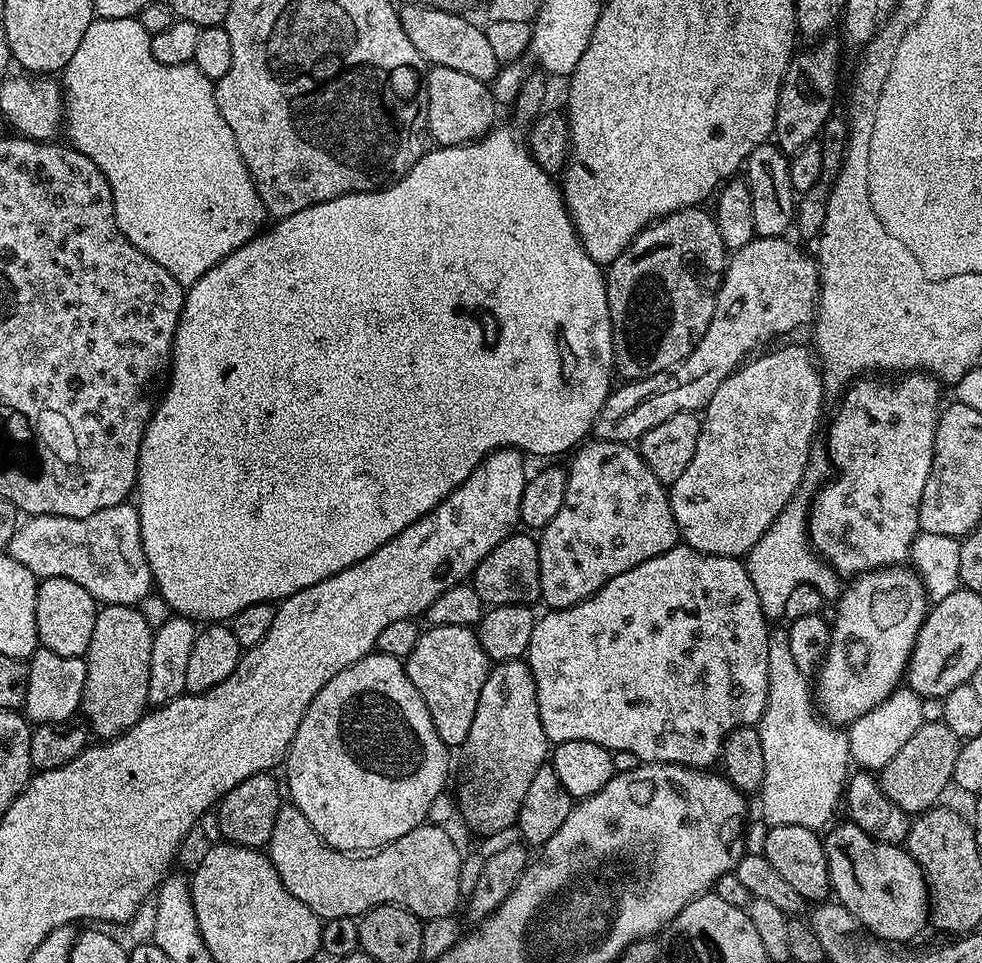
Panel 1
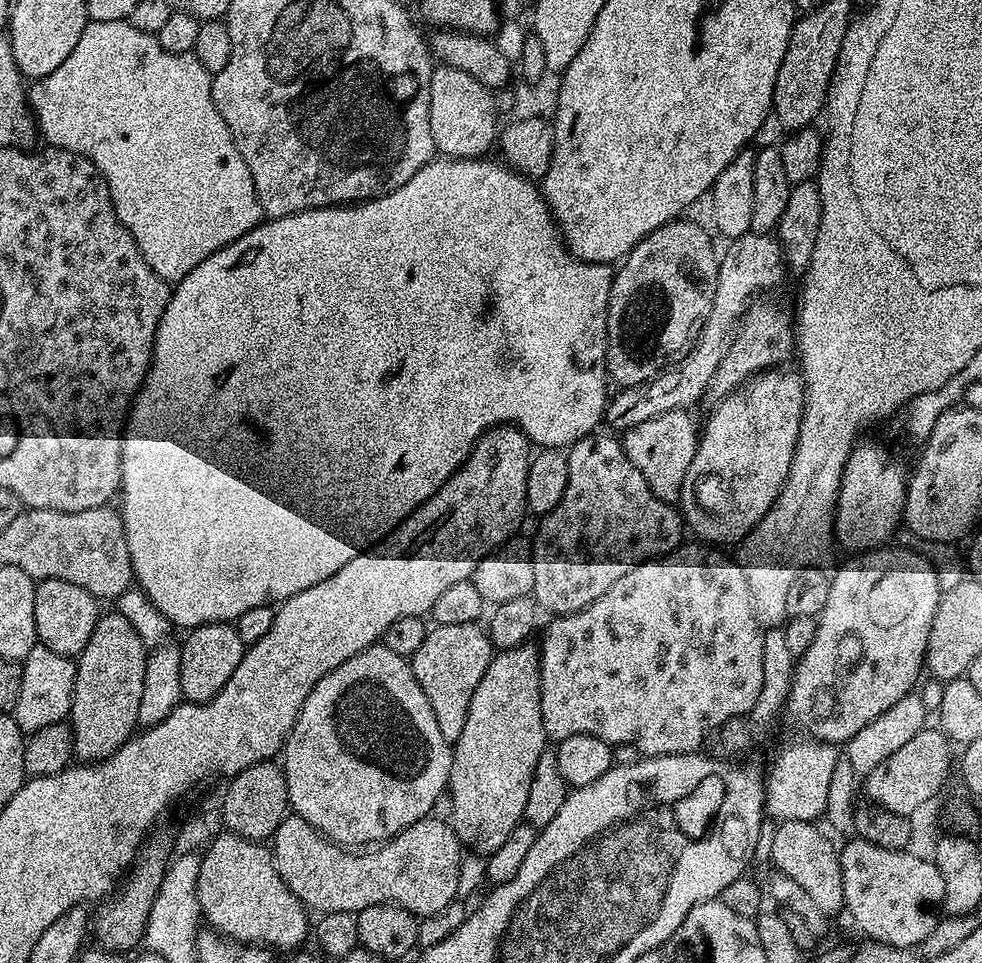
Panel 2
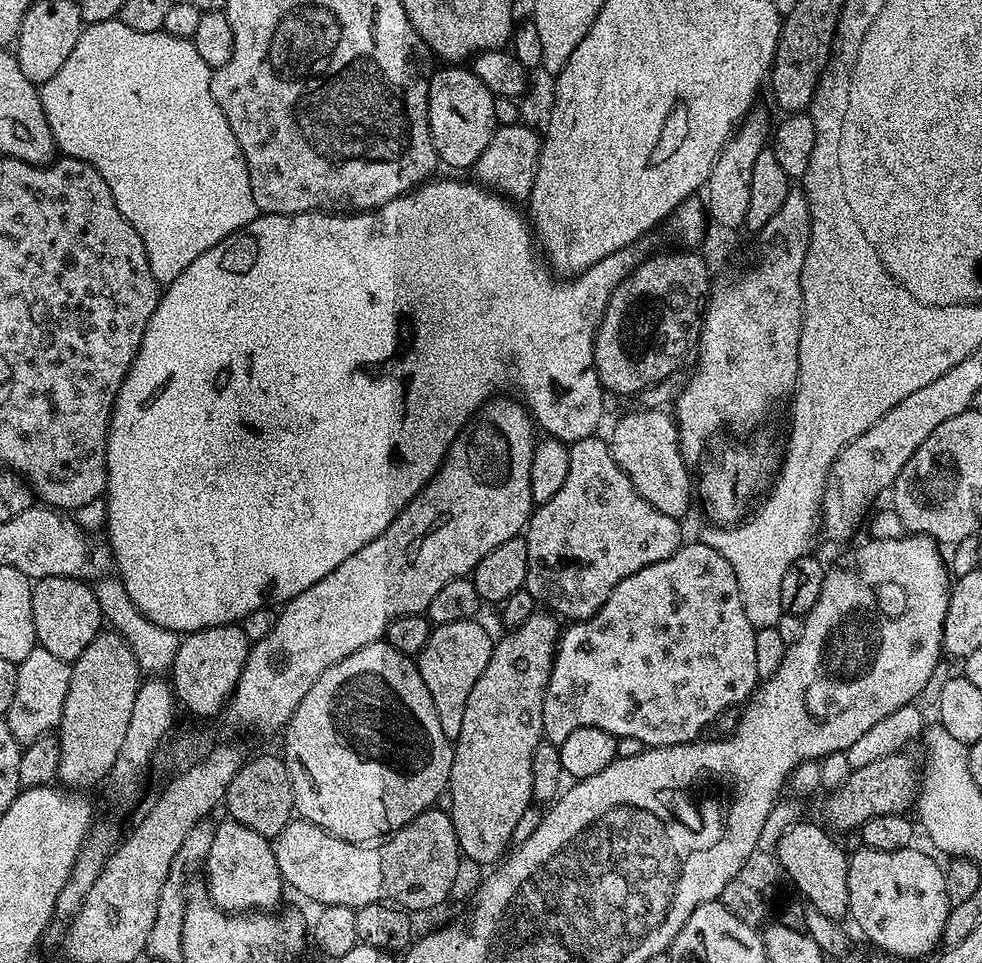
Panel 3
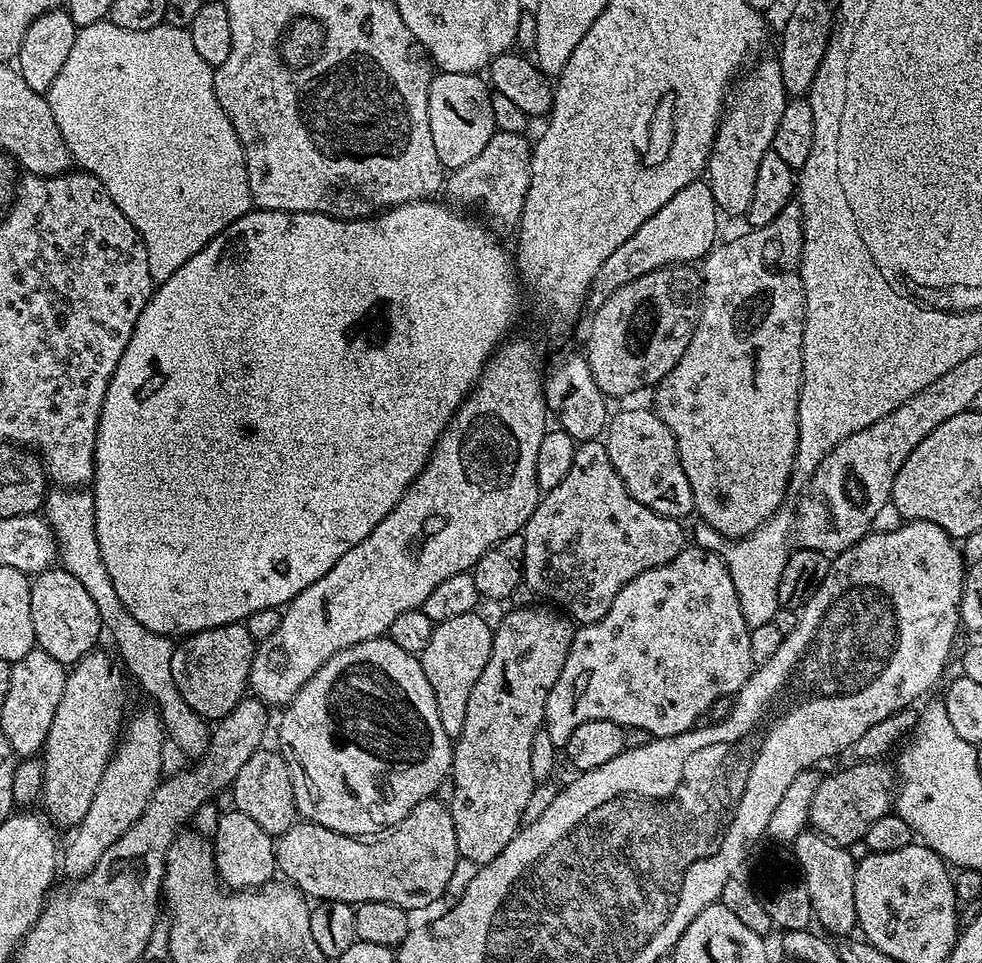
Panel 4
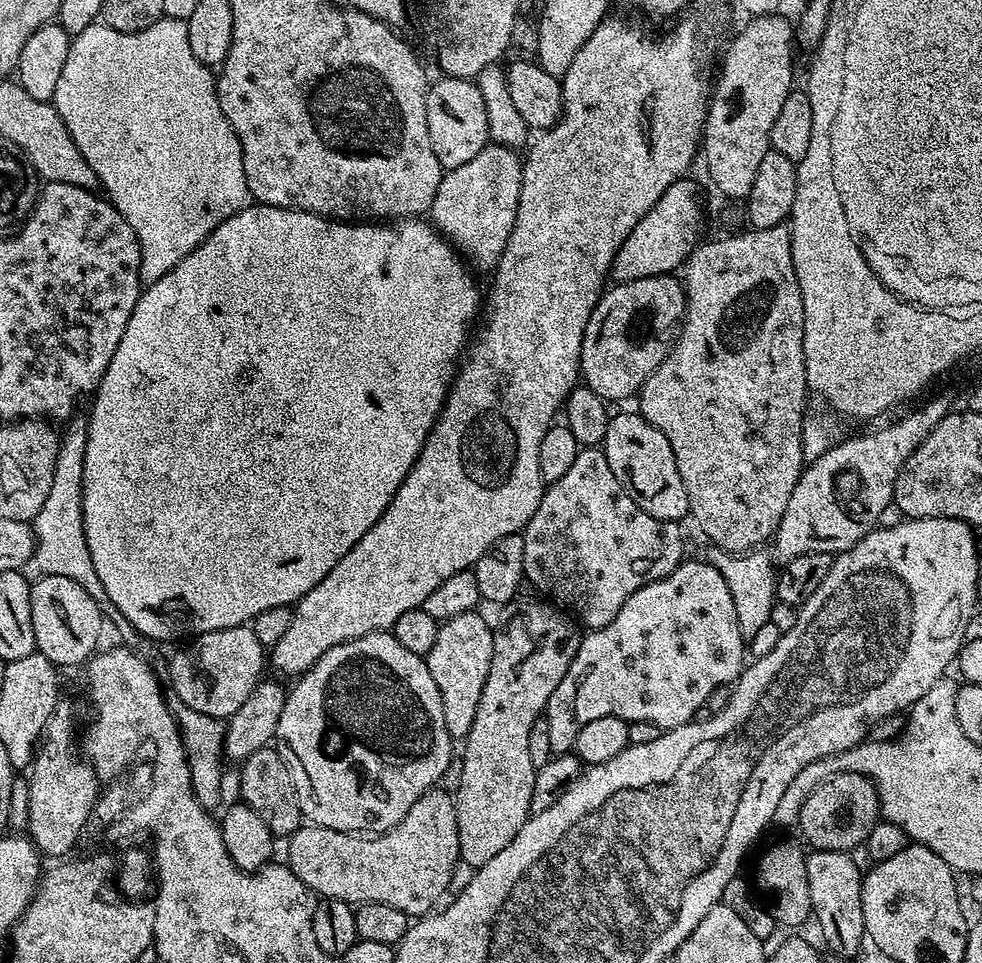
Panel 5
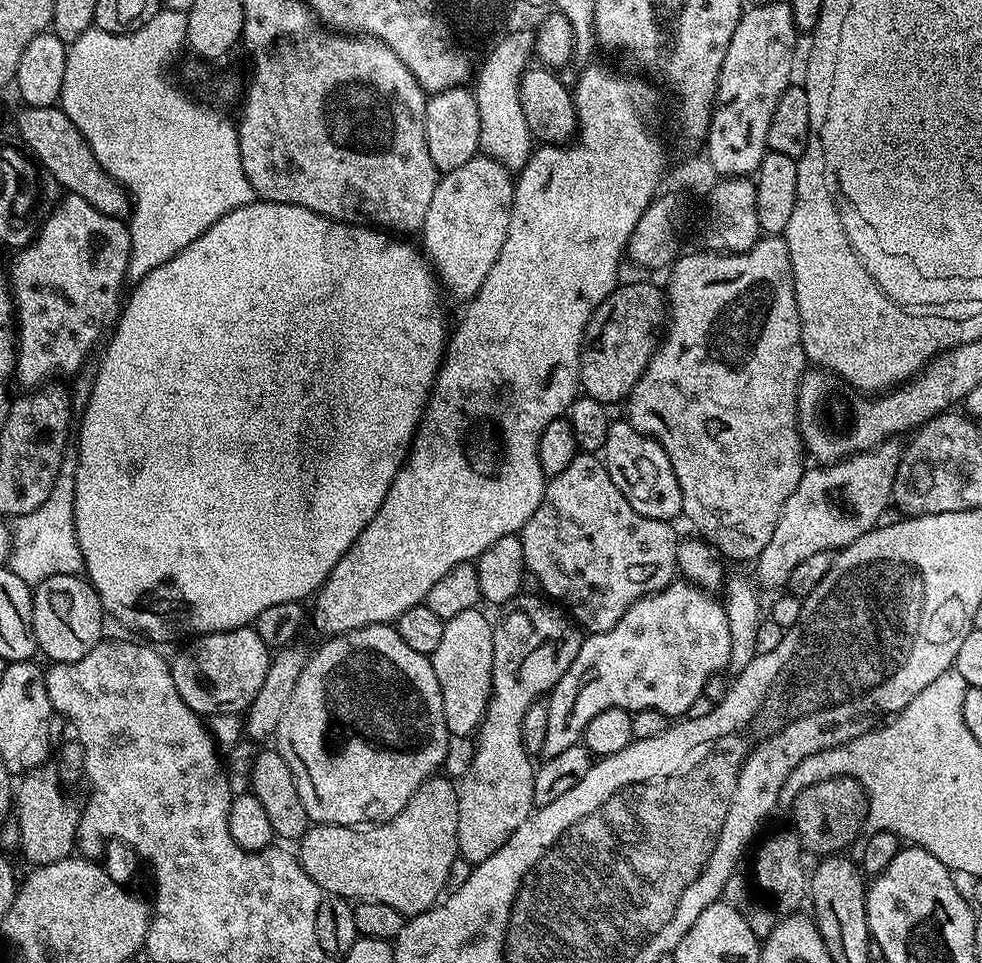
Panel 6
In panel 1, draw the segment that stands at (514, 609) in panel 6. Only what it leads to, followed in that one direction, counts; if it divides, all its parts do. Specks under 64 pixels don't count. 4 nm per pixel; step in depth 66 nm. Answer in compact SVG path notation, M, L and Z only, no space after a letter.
M507 660L497 663L488 673L486 682L482 686L482 694L478 698L478 710L474 710L474 723L470 725L470 734L466 734L466 742L462 745L464 752L464 777L460 780L460 794L458 793L458 812L474 831L480 836L492 836L495 832L504 832L509 827L515 825L516 815L520 813L522 798L526 798L526 790L538 774L538 770L549 759L550 741L546 738L546 730L542 730L542 718L538 714L538 698L536 697L536 687L534 686L534 674L529 670L525 661Z

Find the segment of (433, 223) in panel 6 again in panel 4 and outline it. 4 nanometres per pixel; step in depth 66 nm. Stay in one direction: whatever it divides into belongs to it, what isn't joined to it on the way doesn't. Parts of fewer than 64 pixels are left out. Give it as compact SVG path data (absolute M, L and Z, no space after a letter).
M495 132L490 142L486 142L484 149L471 162L447 173L443 195L448 195L447 199L453 205L465 209L477 208L481 217L489 216L500 224L519 225L522 206L526 202L526 190L530 190L532 144L526 137L518 132Z

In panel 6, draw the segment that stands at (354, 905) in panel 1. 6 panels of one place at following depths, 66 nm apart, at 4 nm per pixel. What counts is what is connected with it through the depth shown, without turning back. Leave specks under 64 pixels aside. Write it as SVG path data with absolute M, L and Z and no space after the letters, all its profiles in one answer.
M437 774L418 786L404 809L384 824L353 830L347 824L313 823L298 842L298 859L306 874L318 882L321 892L329 896L342 896L349 902L386 902L386 906L394 906L394 910L411 918L419 912L427 912L445 895L450 868L458 857L457 842L458 788L448 776Z

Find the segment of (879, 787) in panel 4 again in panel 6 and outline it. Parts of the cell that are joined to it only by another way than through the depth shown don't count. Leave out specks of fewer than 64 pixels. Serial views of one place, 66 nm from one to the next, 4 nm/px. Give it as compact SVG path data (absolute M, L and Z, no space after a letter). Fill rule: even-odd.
M835 776L833 780L823 780L814 786L806 786L802 794L791 806L791 827L798 834L805 853L823 858L843 853L856 839L861 839L860 831L868 819L868 796L864 788L854 778ZM860 836L860 837L859 837Z

